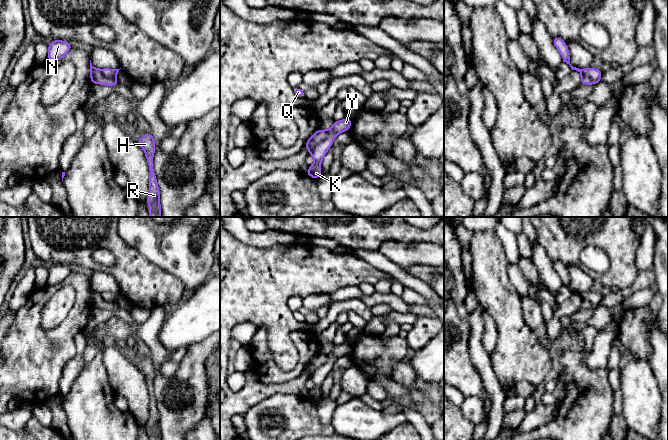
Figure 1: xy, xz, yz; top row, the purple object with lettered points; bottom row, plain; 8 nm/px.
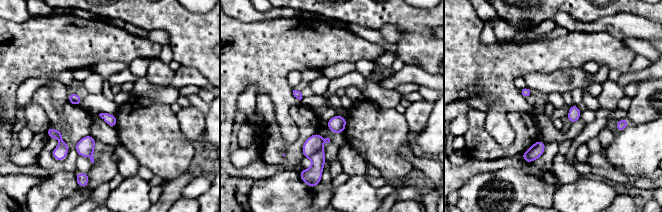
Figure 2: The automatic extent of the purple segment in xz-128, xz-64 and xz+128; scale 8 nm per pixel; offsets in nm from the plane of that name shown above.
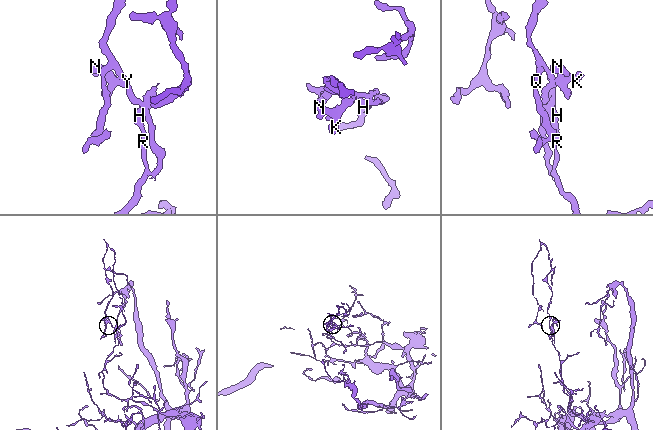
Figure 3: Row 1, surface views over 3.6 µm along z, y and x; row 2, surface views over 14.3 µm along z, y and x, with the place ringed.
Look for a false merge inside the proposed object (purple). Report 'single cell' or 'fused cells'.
fused cells

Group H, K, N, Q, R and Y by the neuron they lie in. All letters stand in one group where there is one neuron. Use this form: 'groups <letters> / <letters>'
groups H N R / K Q Y

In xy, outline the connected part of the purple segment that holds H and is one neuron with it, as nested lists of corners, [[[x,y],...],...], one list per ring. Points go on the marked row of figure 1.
[[[146,133],[137,140],[137,144],[144,150],[149,168],[149,195],[145,202],[150,206],[150,217],[161,217],[161,204],[159,201],[160,189],[154,171],[153,156],[155,154],[155,140],[152,133]]]

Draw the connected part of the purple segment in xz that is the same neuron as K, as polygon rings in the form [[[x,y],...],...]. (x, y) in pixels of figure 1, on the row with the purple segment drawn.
[[[349,117],[333,122],[333,125],[328,130],[327,137],[310,150],[309,153],[314,158],[315,163],[308,167],[307,171],[305,172],[306,175],[316,180],[321,177],[321,163],[325,154],[331,148],[336,136],[349,130],[351,126],[352,120]]]

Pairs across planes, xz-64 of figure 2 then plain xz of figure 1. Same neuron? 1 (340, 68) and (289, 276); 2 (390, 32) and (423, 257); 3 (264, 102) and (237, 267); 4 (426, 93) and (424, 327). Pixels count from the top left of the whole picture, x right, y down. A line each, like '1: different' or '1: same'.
1: different
2: same
3: different
4: different

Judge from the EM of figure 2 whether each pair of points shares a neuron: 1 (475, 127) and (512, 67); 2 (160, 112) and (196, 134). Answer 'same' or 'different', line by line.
1: different
2: different

